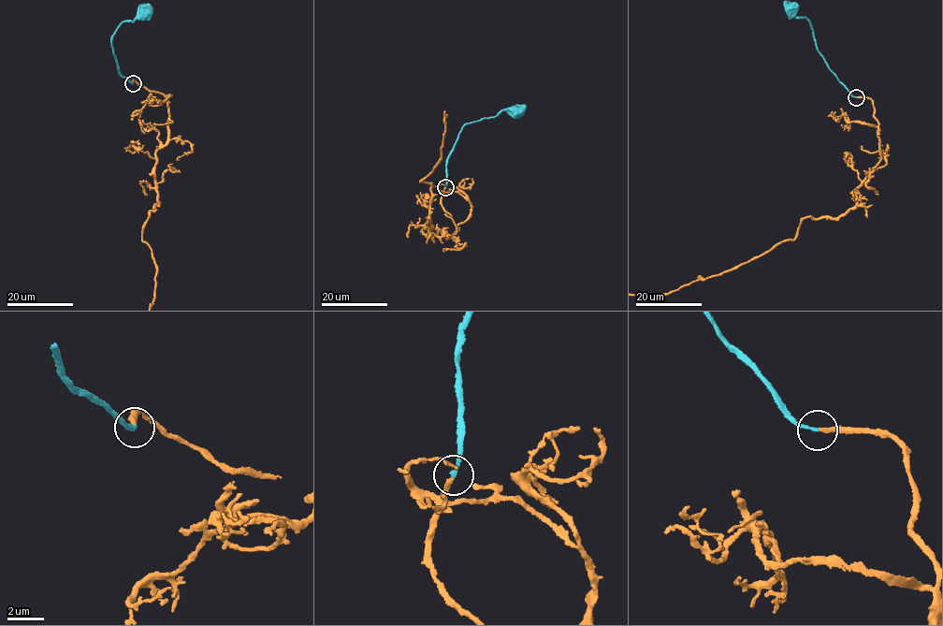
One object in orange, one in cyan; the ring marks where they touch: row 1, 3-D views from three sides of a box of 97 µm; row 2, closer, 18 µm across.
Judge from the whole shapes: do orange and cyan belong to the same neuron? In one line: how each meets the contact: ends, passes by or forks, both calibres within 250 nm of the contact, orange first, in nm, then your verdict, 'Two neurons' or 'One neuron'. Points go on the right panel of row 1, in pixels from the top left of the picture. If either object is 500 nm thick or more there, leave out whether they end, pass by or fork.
At the ring orange ends. At the ring cyan ends. Thickness 240 nm (orange) against 200 nm. One neuron

